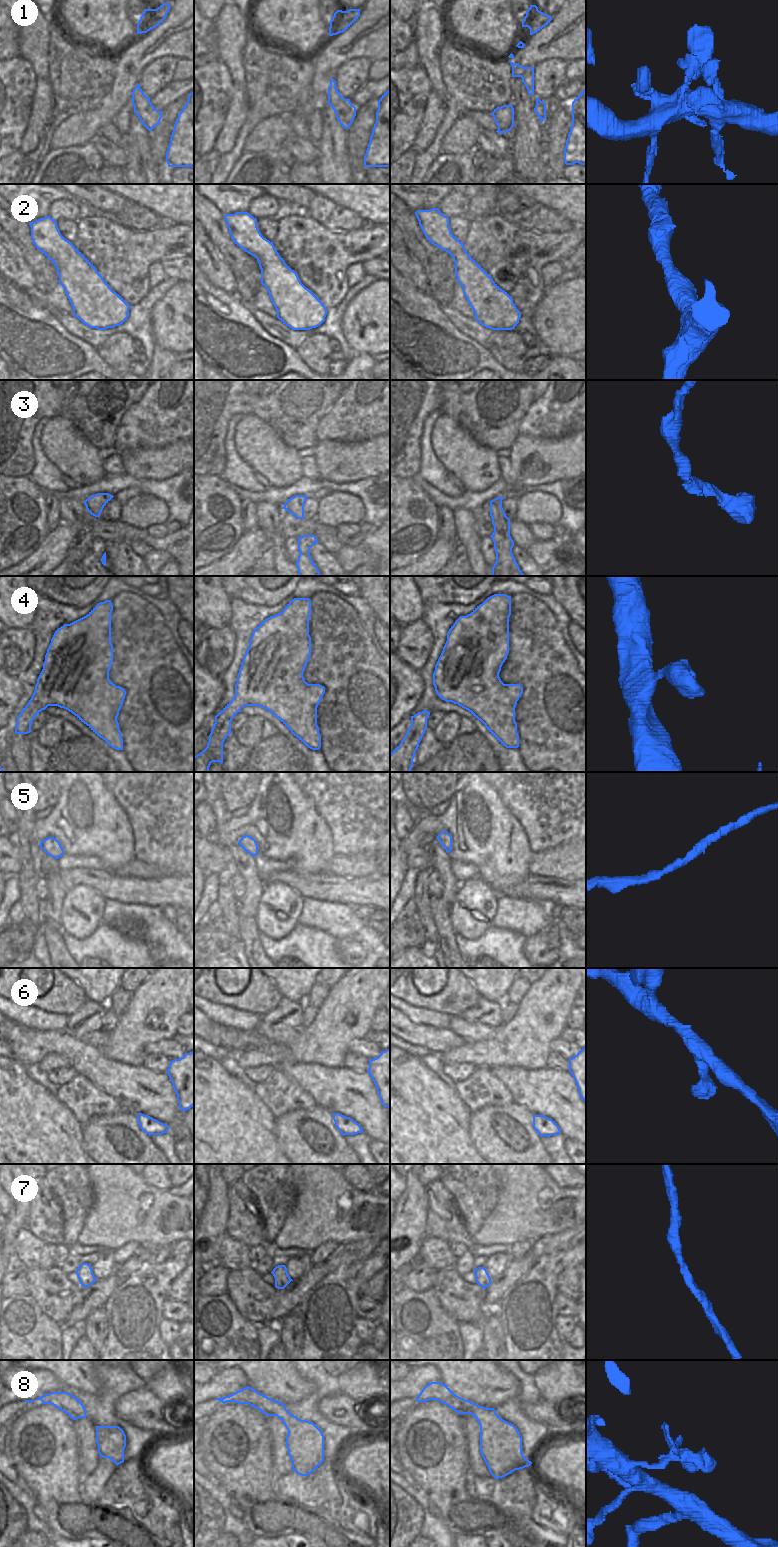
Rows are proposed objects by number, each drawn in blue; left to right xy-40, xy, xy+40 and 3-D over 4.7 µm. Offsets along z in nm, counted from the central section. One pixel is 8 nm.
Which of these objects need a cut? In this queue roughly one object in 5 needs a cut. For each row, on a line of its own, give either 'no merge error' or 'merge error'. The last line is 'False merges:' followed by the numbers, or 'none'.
1: no merge error
2: no merge error
3: no merge error
4: no merge error
5: no merge error
6: no merge error
7: no merge error
8: no merge error
False merges: none

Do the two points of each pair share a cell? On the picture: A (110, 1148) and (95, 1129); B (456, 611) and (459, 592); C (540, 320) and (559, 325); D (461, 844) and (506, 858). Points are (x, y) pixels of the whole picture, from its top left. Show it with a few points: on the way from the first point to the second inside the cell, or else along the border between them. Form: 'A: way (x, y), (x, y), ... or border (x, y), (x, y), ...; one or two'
A: way (109, 1143), (100, 1134); one
B: border (480, 598), (465, 605), (439, 602), (433, 604); two
C: way (545, 323), (554, 324); one
D: way (472, 844), (492, 844), (495, 847); one

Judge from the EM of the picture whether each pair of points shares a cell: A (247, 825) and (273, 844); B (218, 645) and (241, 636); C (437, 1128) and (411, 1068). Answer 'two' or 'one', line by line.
A: one
B: two
C: one

